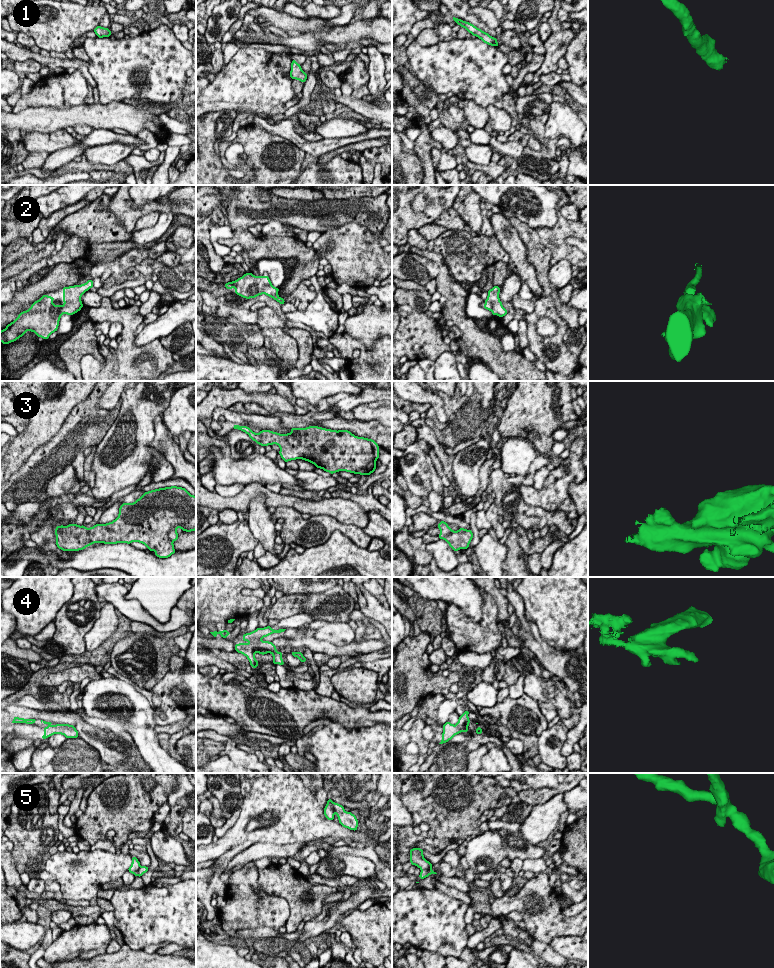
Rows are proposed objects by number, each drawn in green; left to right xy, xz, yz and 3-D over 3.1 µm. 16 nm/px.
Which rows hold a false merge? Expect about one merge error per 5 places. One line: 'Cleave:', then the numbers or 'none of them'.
Cleave: 5

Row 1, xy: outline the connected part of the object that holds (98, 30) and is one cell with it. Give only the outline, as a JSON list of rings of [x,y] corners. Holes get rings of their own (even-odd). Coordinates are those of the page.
[[[97,26],[95,29],[94,29],[94,32],[95,34],[97,35],[97,37],[99,38],[103,38],[103,37],[110,37],[110,35],[112,34],[110,29],[108,28],[103,28],[101,26]]]

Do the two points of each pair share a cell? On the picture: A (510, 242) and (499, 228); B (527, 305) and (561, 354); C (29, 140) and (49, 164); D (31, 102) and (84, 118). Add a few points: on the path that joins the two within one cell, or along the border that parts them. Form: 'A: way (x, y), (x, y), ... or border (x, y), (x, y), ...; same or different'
A: way (509, 239), (502, 231); same
B: border (534, 302), (534, 310), (527, 314); different
C: border (71, 145), (49, 154); different
D: border (71, 107), (27, 107), (24, 110); different

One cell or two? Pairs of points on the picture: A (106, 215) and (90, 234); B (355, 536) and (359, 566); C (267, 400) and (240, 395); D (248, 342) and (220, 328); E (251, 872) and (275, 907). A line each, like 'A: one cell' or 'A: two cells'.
A: one cell
B: two cells
C: one cell
D: one cell
E: one cell

